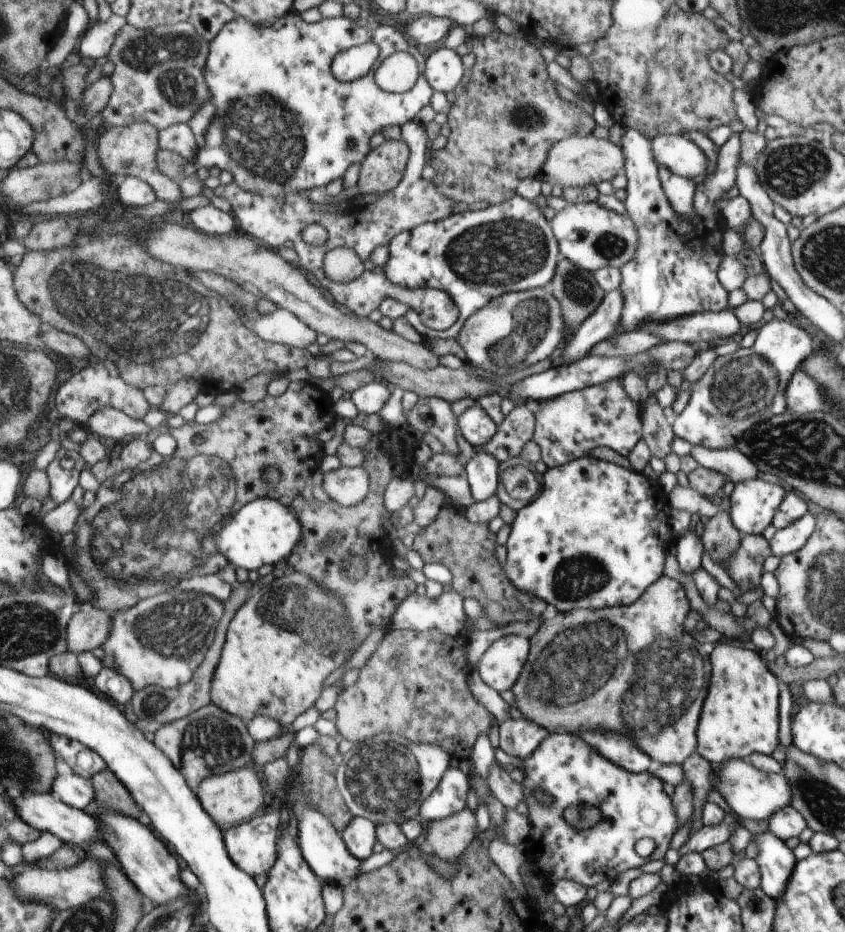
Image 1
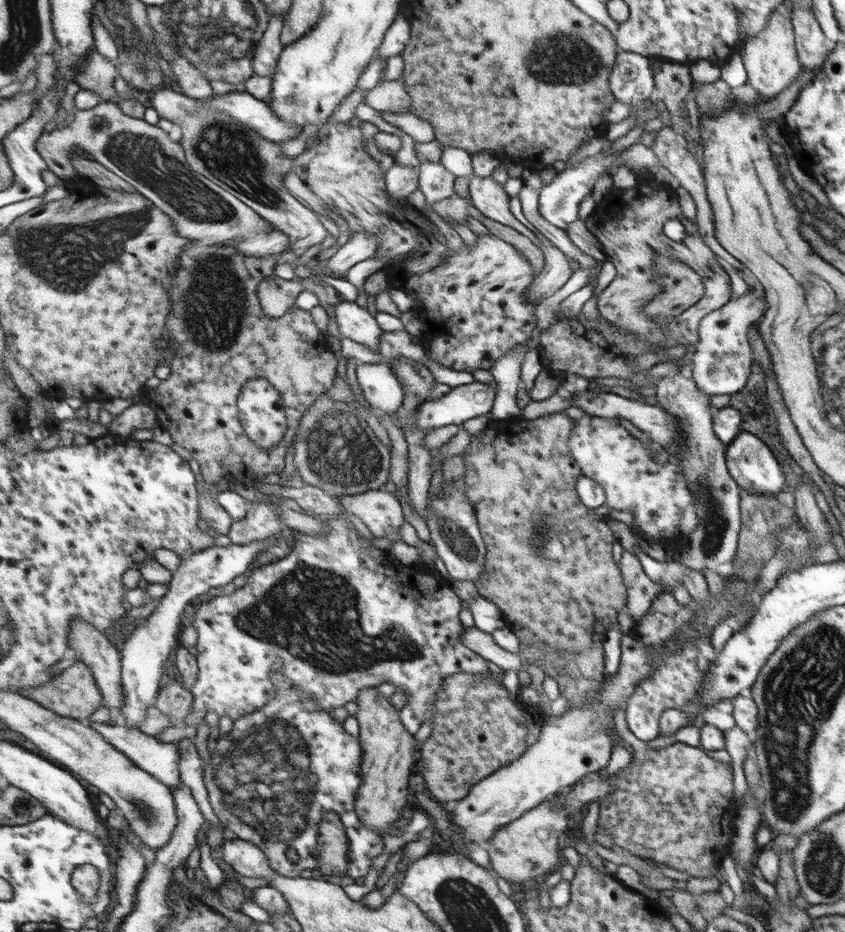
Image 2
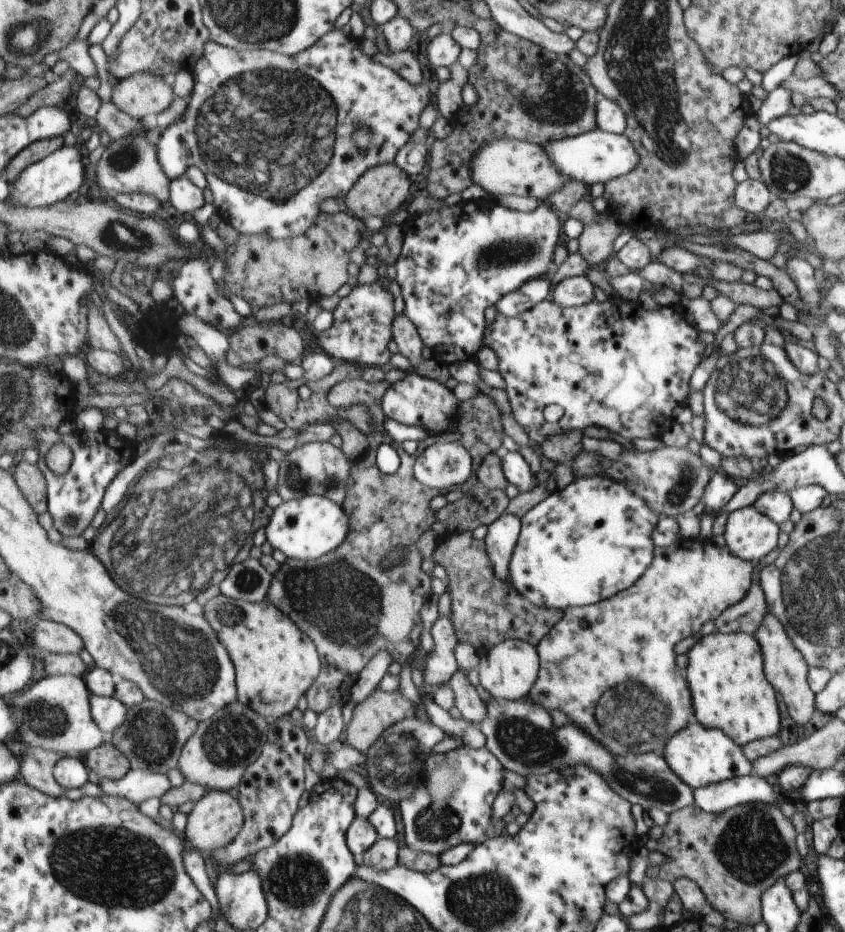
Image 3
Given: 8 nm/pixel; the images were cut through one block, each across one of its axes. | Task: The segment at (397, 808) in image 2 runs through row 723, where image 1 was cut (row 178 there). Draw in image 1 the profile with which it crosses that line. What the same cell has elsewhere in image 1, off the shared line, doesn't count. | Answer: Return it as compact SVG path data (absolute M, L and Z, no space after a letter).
M386 140L378 148L370 150L360 166L358 190L363 195L389 193L399 185L406 174L408 160L407 143L401 140Z

